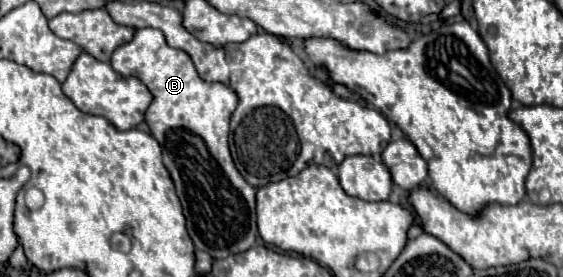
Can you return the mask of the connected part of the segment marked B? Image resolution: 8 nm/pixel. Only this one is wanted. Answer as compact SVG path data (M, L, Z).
M154 28L136 30L132 42L112 54L110 66L122 76L142 80L152 94L146 124L164 150L162 160L176 184L186 228L196 248L218 260L250 250L258 238L256 188L246 184L236 170L228 148L228 124L238 104L236 92L220 82L204 82L190 56L170 48L164 34Z

